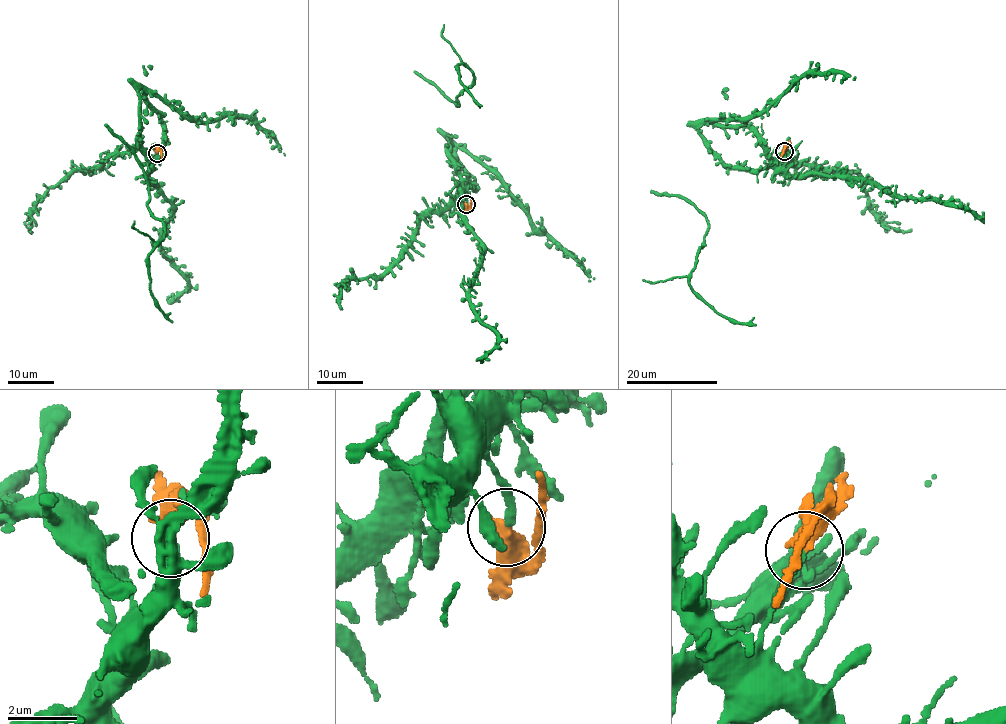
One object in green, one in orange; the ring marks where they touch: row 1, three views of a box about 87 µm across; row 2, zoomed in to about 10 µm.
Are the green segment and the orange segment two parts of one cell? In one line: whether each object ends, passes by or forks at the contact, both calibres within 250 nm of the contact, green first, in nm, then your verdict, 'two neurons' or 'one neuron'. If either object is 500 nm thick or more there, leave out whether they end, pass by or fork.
green ends; orange ends; calibres 240 and 480 nm; two neurons

